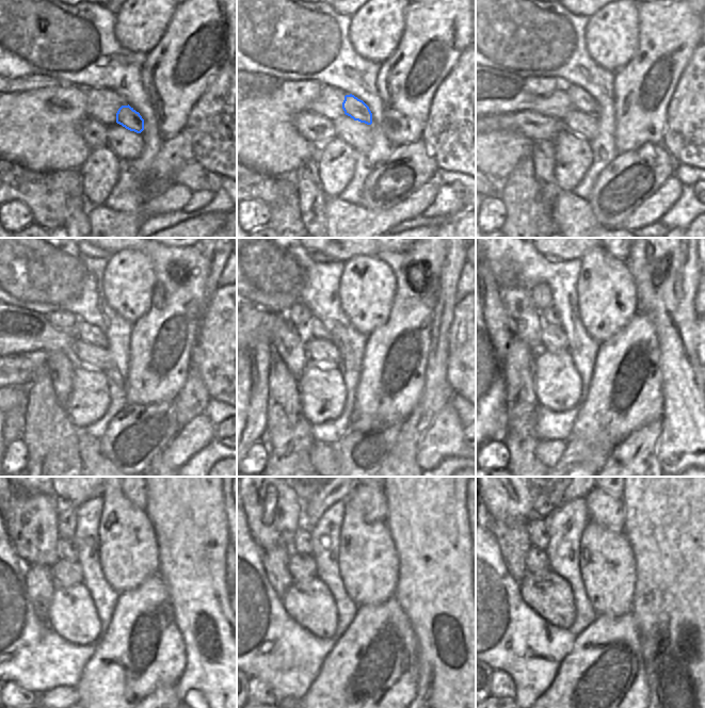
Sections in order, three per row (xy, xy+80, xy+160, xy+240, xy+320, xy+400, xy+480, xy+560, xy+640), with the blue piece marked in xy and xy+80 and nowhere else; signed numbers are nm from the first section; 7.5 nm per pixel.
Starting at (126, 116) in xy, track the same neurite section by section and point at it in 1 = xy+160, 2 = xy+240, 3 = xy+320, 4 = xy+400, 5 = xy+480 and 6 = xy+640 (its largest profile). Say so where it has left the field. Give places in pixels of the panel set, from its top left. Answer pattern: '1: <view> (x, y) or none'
1: xy+160 (580, 99)
2: xy+240 (85, 332)
3: xy+320 (315, 328)
4: xy+400 (549, 315)
5: xy+480 (66, 548)
6: xy+640 (539, 537)

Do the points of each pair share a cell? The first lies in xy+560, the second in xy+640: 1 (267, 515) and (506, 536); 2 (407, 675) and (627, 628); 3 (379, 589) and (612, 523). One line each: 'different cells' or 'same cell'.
1: different cells
2: same cell
3: different cells

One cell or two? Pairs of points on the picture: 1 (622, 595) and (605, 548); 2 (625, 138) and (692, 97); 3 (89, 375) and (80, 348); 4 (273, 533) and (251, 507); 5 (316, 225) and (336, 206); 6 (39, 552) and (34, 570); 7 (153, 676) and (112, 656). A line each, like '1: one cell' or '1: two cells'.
1: one cell
2: two cells
3: two cells
4: one cell
5: two cells
6: two cells
7: one cell

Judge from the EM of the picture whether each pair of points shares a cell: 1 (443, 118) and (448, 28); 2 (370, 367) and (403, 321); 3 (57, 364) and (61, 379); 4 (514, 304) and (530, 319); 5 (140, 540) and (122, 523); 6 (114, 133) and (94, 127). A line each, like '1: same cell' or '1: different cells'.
1: different cells
2: same cell
3: same cell
4: same cell
5: same cell
6: different cells

